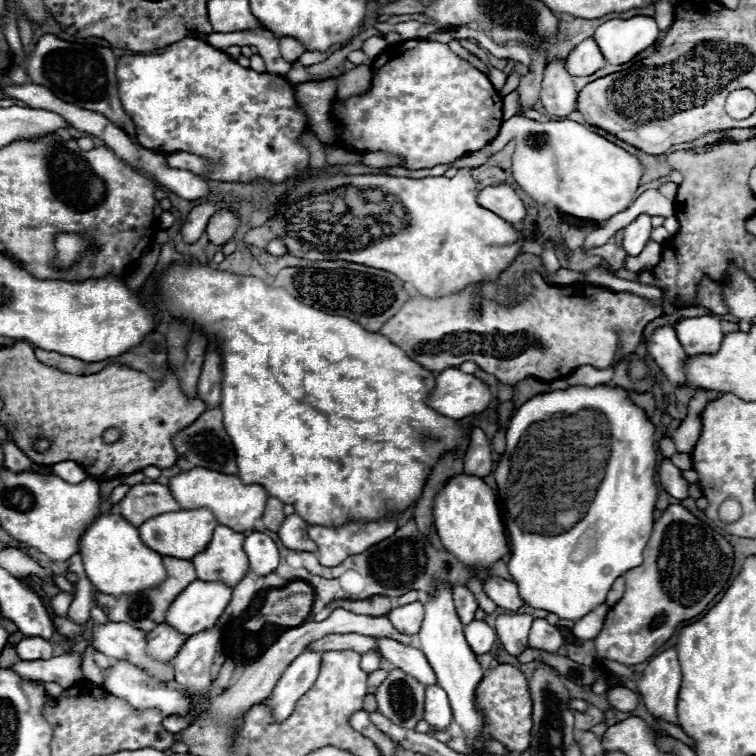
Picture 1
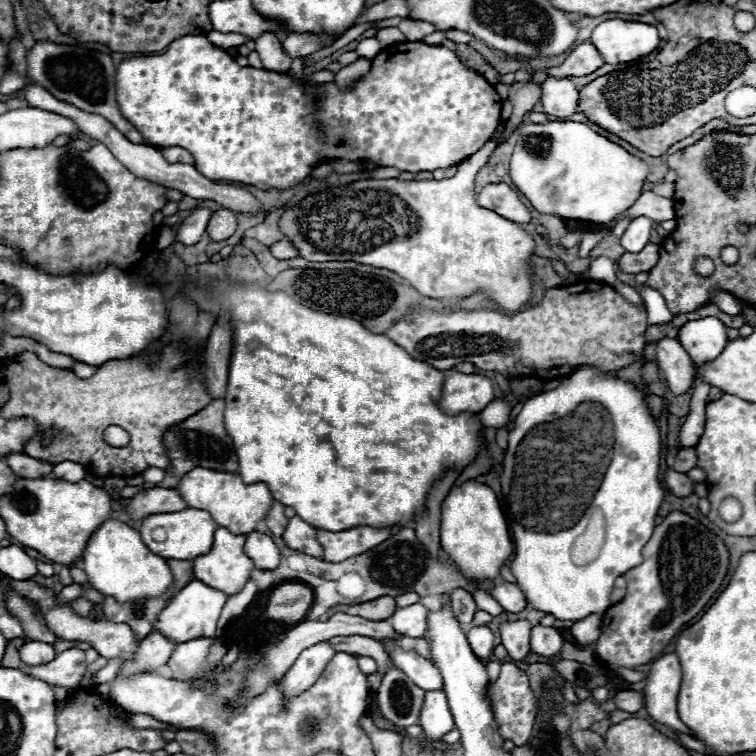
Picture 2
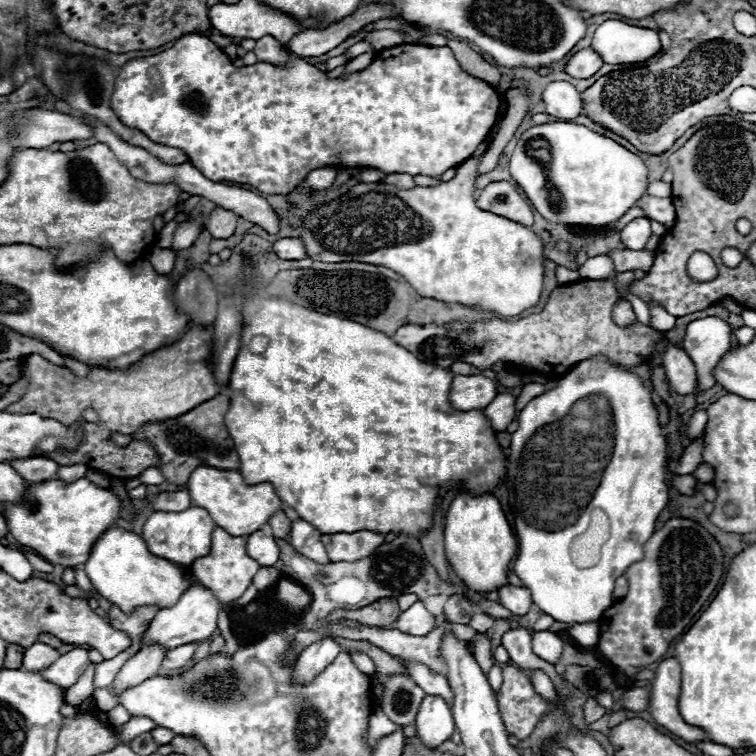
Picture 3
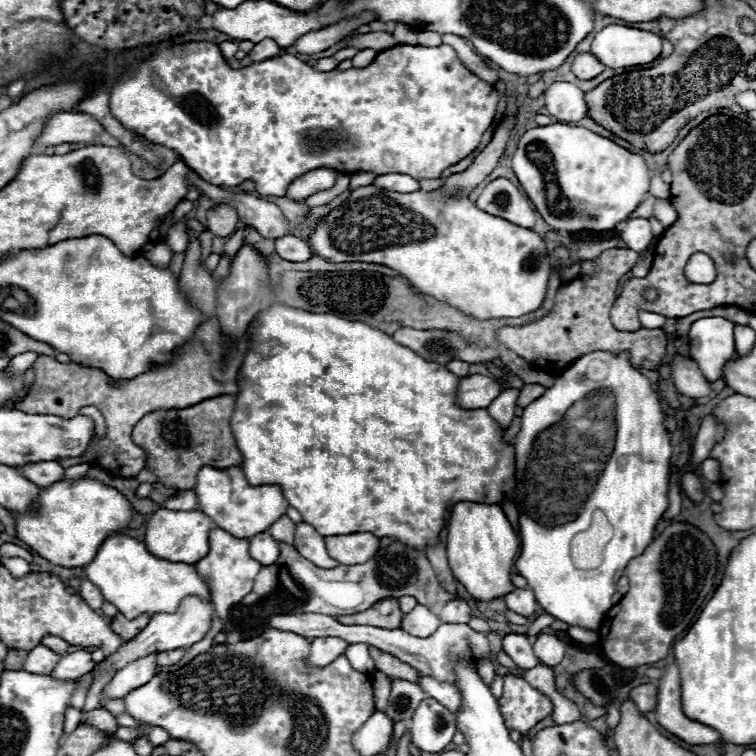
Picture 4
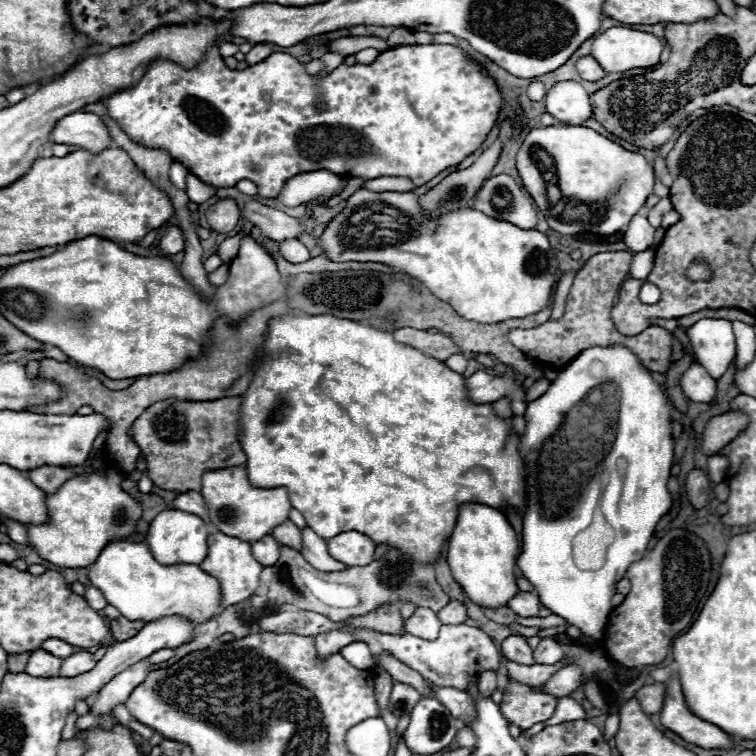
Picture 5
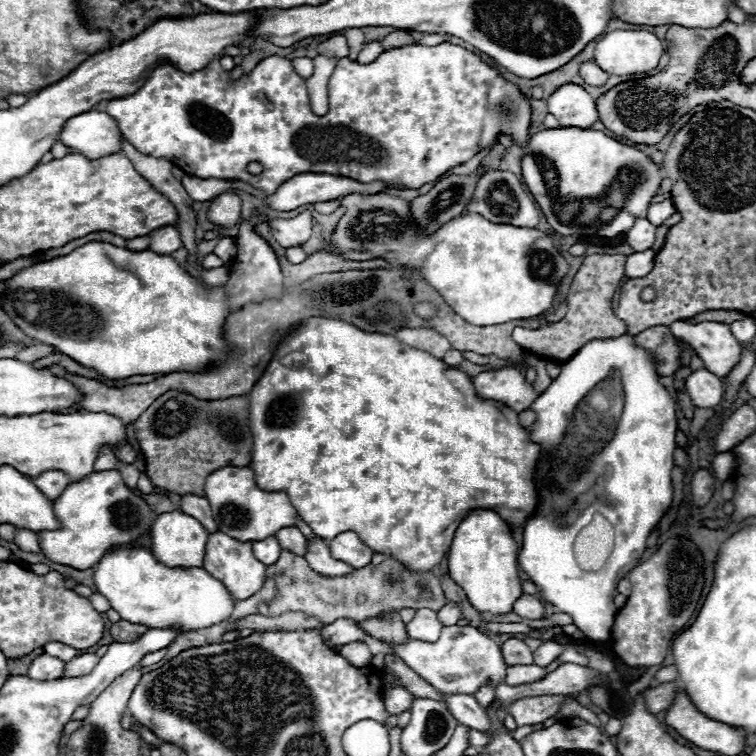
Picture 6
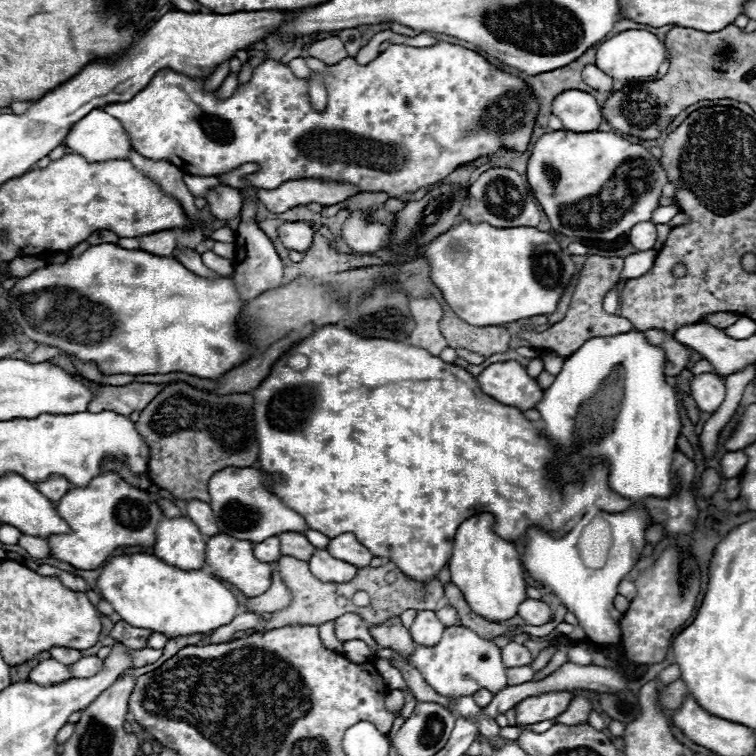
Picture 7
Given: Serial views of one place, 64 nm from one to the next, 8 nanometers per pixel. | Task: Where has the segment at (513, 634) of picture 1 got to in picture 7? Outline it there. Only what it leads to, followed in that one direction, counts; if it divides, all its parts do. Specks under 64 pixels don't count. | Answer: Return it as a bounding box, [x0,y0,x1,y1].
[502,642,532,668]

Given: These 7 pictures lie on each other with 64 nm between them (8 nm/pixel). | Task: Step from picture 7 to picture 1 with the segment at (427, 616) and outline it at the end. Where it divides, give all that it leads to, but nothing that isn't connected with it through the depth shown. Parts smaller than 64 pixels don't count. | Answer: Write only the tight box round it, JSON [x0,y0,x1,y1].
[388,602,424,634]

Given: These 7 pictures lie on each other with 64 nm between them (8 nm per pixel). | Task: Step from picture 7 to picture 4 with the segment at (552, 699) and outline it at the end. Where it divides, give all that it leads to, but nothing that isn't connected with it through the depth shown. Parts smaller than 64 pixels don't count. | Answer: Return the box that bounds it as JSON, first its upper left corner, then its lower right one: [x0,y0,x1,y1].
[500,672,552,734]

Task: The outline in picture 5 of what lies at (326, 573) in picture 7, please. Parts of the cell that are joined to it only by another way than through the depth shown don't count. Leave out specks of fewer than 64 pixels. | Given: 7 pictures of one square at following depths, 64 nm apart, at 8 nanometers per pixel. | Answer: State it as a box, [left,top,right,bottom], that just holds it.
[302,528,346,572]

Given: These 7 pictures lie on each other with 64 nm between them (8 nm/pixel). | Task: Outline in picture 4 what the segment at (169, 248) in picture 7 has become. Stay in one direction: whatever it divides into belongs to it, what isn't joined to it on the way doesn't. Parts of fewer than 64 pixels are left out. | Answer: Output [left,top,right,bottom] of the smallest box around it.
[166,224,190,252]

